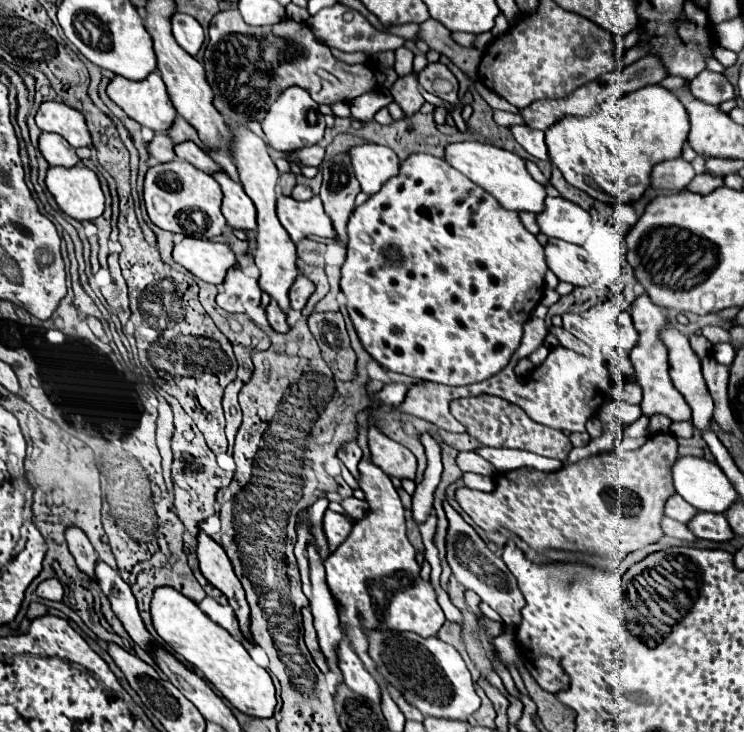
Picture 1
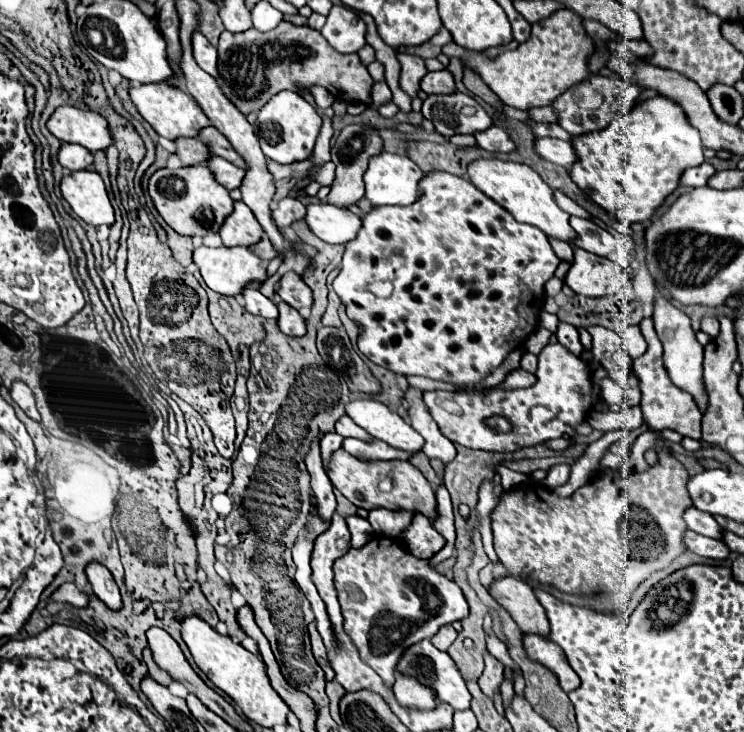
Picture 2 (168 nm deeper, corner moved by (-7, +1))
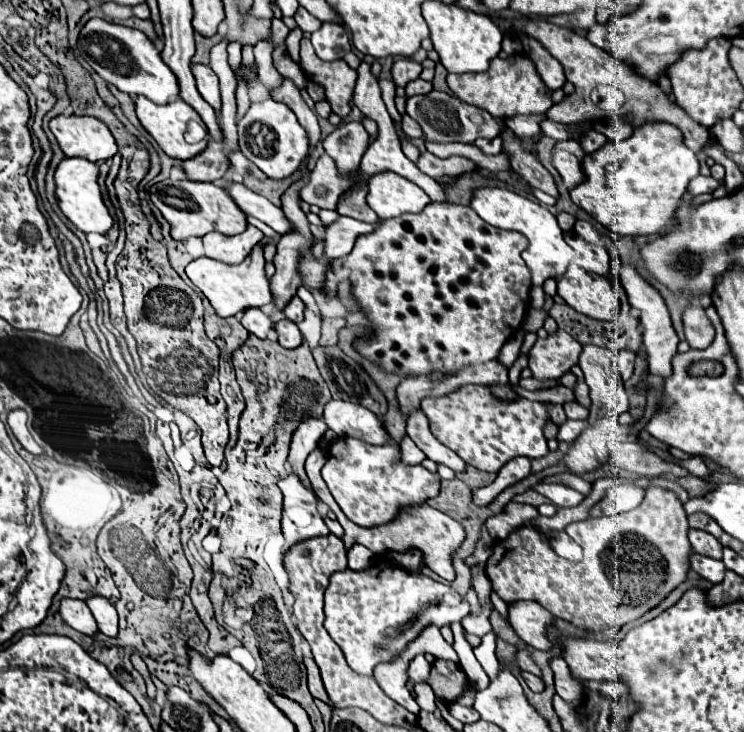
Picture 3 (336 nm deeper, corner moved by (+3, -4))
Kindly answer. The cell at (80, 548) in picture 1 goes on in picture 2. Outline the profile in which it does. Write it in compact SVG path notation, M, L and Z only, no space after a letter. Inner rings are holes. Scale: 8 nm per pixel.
M94 561L94 563L88 565L86 575L88 575L88 581L90 581L90 585L92 585L92 591L94 591L110 609L120 609L120 607L122 607L118 585L116 585L116 581L114 581L114 577L112 577L112 573L108 571L106 565Z

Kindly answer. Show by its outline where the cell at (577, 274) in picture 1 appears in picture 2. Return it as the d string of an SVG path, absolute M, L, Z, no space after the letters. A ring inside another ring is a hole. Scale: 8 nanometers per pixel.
M574 249L574 263L568 269L564 283L578 295L602 297L620 289L620 267L600 255L584 249Z

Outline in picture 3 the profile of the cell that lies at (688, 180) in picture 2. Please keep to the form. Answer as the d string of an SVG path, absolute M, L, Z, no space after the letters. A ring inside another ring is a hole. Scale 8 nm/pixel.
M696 176L690 186L688 186L688 192L698 196L698 194L706 194L706 192L714 192L716 188L720 186L718 180L714 180L712 176Z

